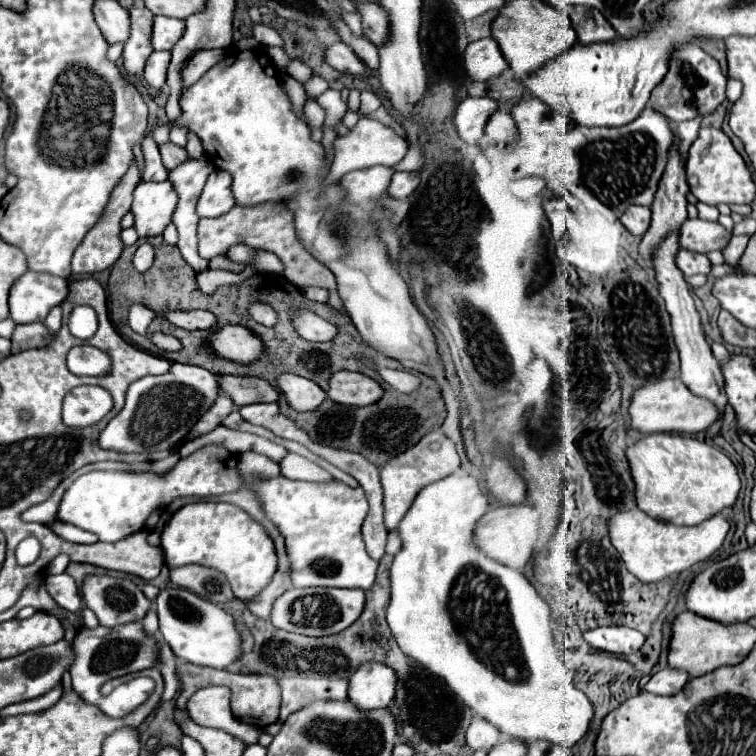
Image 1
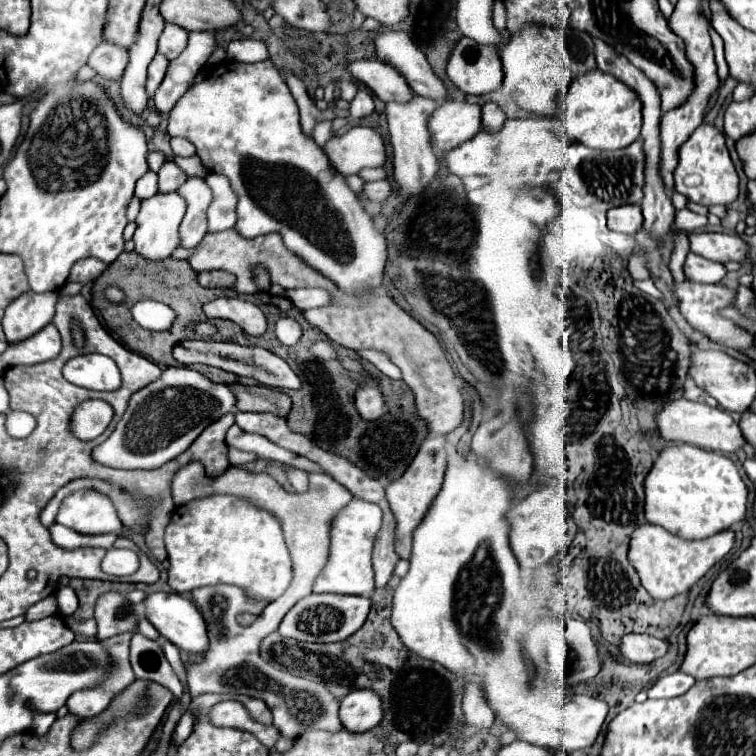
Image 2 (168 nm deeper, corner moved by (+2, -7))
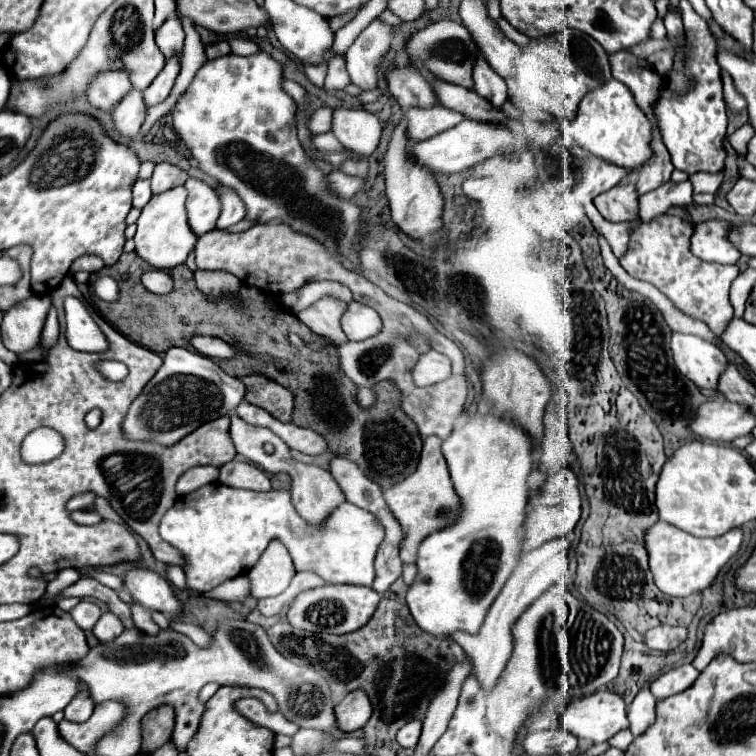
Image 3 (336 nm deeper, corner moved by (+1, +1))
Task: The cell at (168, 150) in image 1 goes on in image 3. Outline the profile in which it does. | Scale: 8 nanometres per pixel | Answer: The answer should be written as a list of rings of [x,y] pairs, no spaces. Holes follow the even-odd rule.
[[[158,163],[154,173],[152,173],[152,193],[158,195],[158,193],[164,193],[172,187],[178,187],[178,185],[184,185],[188,179],[188,173],[170,165],[170,163]]]

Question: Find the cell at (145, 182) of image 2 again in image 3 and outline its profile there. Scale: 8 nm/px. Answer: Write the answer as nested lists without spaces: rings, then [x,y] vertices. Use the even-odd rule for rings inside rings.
[[[136,181],[132,187],[132,207],[142,209],[150,201],[150,197],[152,197],[150,181]]]

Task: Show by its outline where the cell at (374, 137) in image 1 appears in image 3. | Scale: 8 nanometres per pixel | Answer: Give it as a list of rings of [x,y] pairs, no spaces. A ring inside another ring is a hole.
[[[338,107],[332,111],[332,133],[342,147],[368,157],[378,147],[382,125],[376,115],[364,109]]]

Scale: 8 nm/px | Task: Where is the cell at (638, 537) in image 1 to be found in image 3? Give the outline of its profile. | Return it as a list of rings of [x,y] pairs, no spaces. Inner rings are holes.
[[[658,521],[646,531],[646,549],[650,555],[650,569],[654,573],[654,581],[658,589],[672,597],[688,597],[692,593],[700,593],[712,585],[718,571],[730,561],[732,555],[738,553],[742,543],[742,531],[732,529],[722,537],[714,539],[698,539],[670,523]]]

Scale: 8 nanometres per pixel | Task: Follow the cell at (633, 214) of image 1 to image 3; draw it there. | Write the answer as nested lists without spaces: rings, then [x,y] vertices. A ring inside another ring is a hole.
[[[622,183],[604,191],[594,199],[596,209],[608,221],[634,221],[638,219],[638,191],[634,183]]]

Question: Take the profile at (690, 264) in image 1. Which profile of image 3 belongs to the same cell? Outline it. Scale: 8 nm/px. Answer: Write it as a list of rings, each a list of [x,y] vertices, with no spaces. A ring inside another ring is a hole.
[[[718,217],[698,223],[692,235],[692,253],[714,263],[736,263],[742,253],[728,241],[730,227],[730,221]]]

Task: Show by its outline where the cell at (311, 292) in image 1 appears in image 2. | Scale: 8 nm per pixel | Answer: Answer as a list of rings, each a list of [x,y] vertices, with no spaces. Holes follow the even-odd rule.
[[[289,289],[285,291],[285,297],[293,301],[301,311],[313,309],[313,307],[323,307],[331,301],[329,293],[325,289]]]

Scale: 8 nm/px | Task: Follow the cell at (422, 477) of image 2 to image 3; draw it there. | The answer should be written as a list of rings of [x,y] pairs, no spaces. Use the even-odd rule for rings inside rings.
[[[426,437],[424,439],[424,449],[420,455],[418,469],[408,475],[404,481],[384,489],[384,499],[392,511],[392,515],[398,519],[404,531],[404,539],[400,545],[400,559],[404,563],[416,563],[416,553],[418,545],[434,531],[446,529],[452,523],[456,523],[458,515],[462,513],[462,503],[460,497],[454,491],[454,485],[448,475],[448,465],[444,461],[444,455],[440,451],[442,439],[438,437]]]

